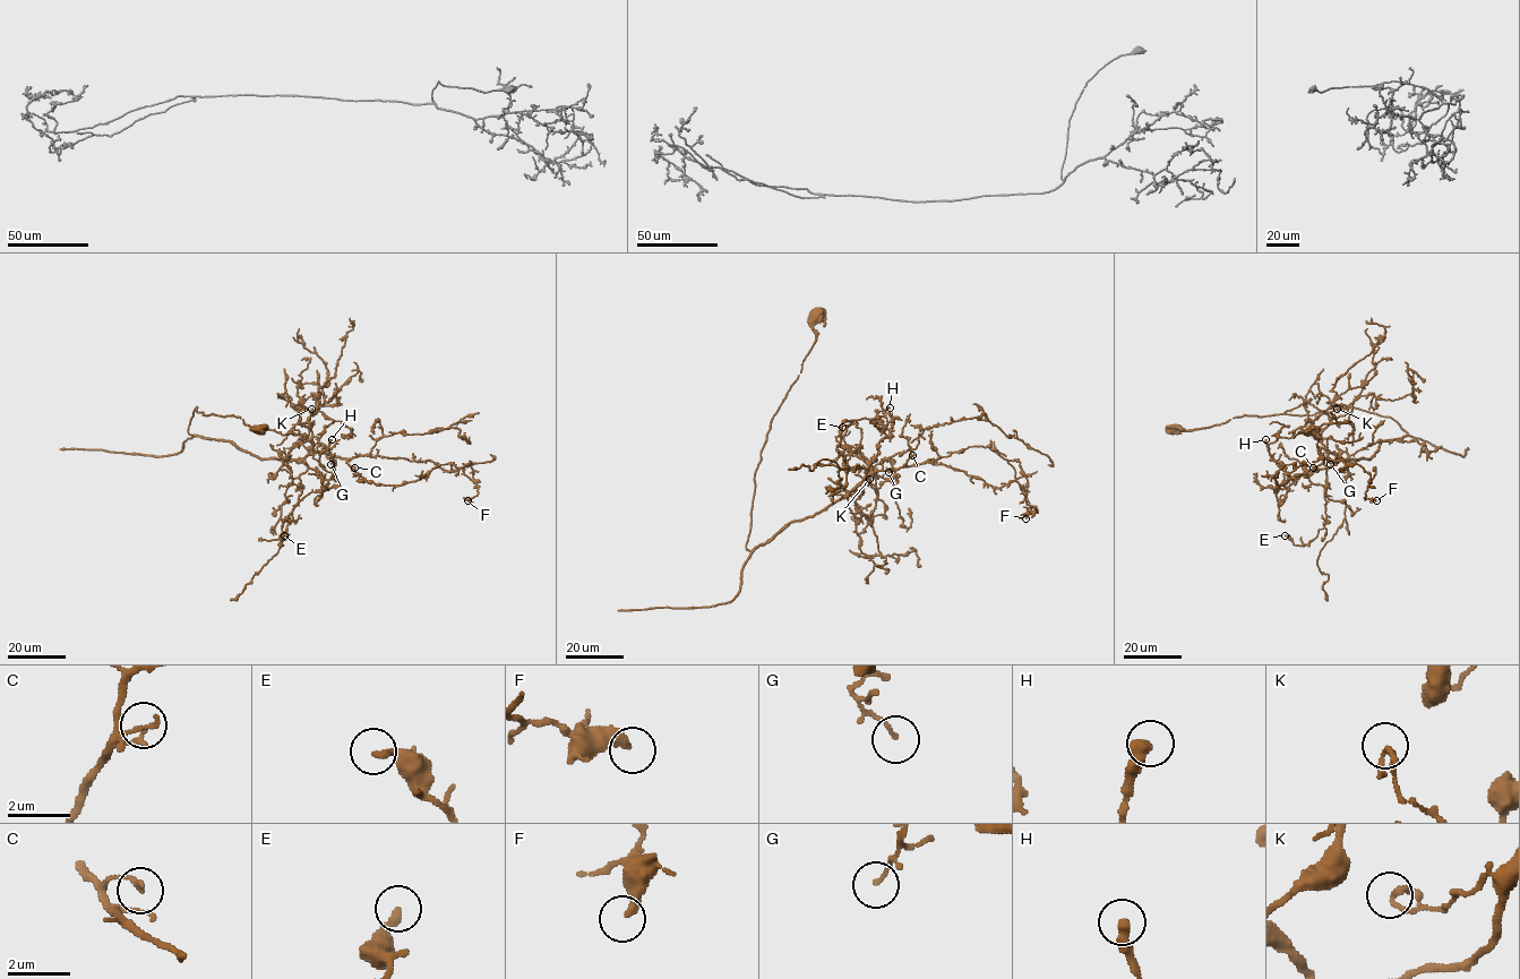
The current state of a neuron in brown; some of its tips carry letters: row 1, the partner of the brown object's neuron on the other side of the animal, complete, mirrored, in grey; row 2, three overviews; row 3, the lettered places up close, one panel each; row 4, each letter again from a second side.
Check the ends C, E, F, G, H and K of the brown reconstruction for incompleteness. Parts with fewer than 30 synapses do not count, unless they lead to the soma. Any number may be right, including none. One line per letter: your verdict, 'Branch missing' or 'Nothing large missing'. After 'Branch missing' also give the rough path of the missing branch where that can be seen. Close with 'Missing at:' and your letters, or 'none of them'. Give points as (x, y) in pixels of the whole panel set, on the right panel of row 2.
C: Nothing large missing
E: Nothing large missing
F: Nothing large missing
G: Nothing large missing
H: Nothing large missing
K: Nothing large missing
Missing at: none of them

